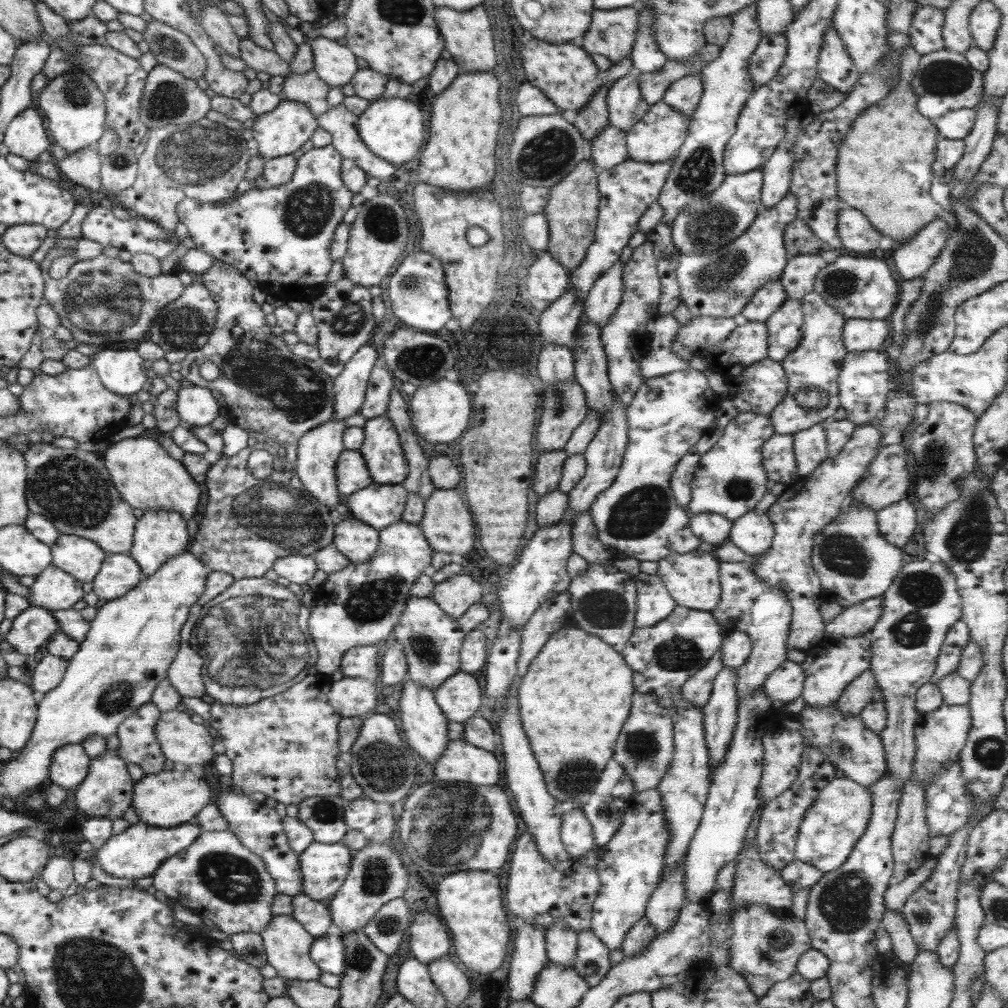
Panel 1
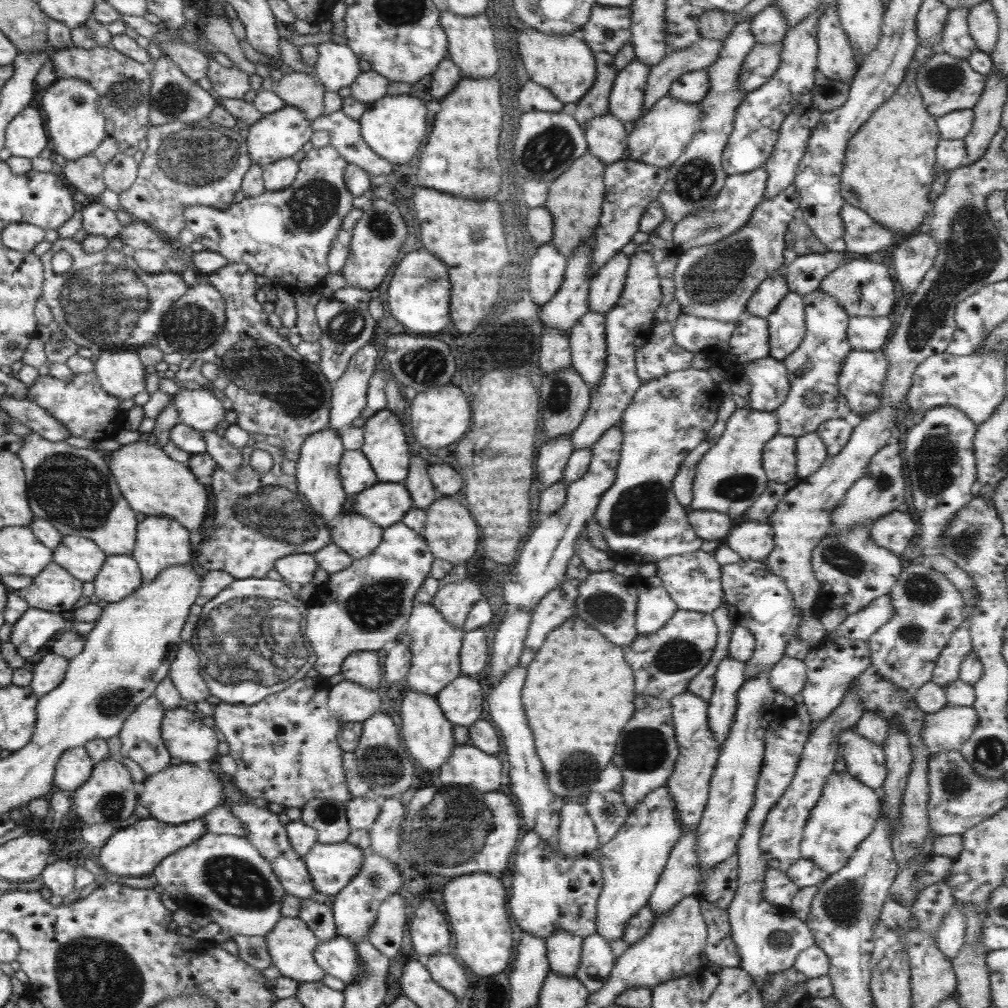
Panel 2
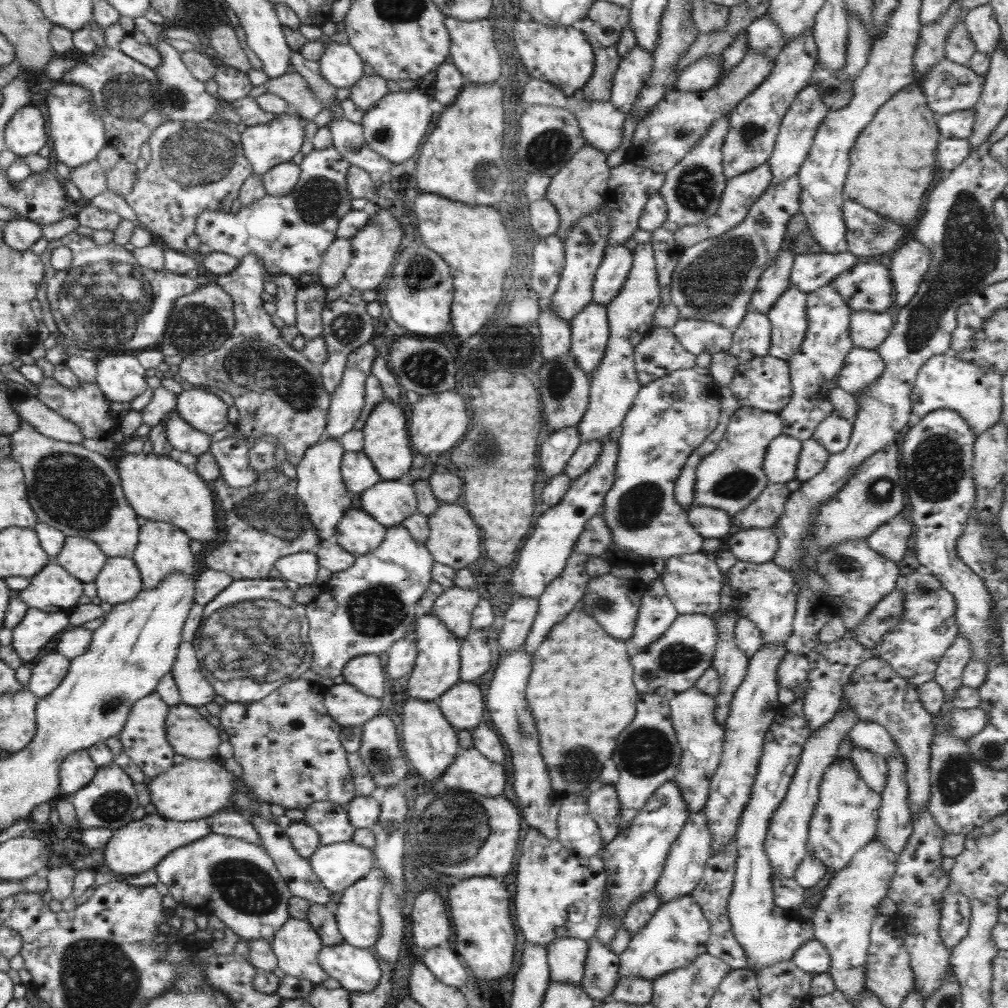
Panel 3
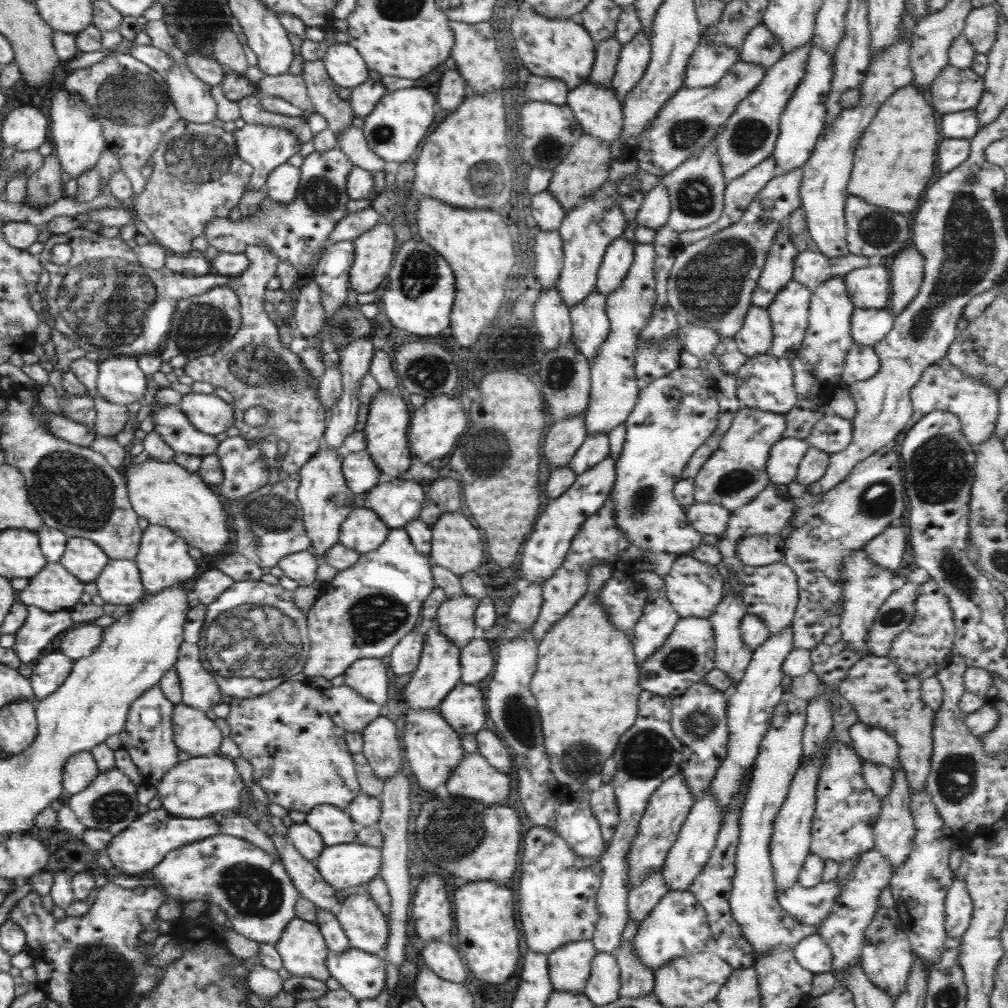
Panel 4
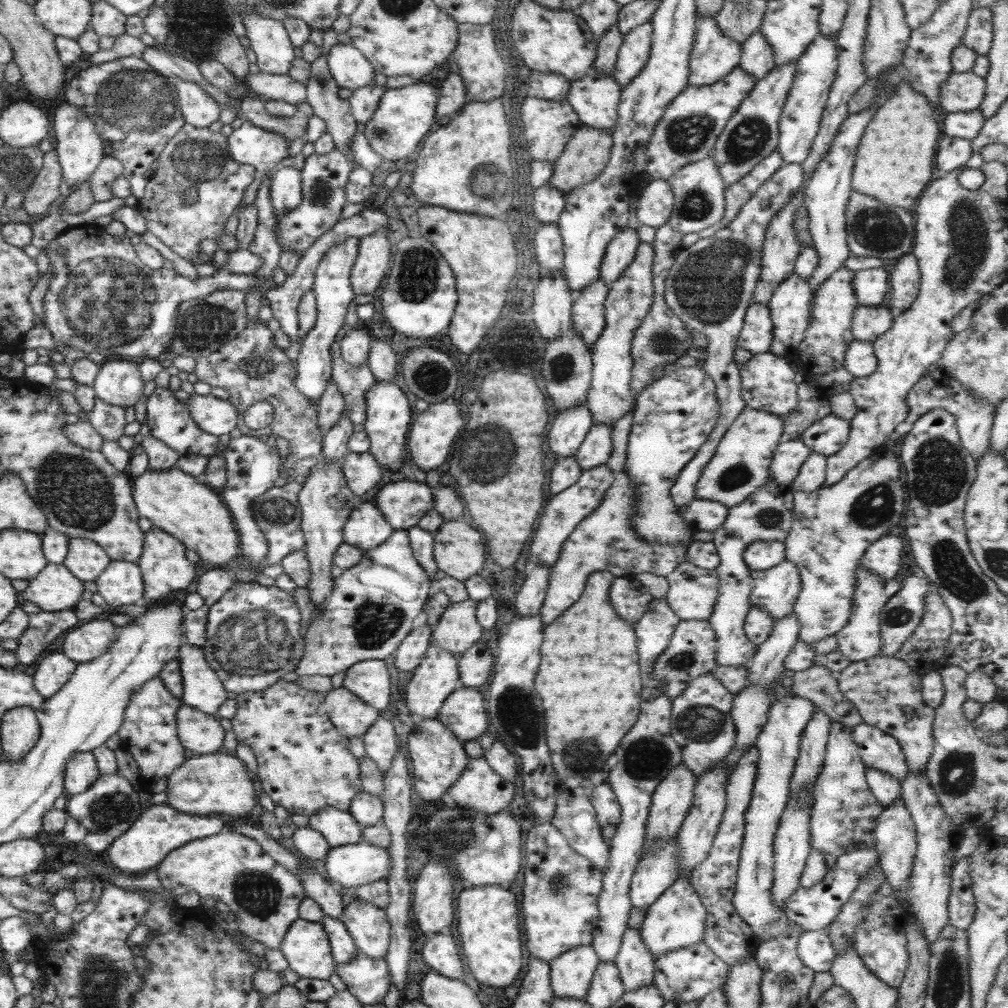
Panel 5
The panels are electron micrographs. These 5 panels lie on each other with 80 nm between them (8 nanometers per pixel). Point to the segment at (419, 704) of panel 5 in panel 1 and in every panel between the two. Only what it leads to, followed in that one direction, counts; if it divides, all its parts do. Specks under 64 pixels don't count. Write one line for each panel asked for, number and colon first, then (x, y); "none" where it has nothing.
1: (430, 641)
2: (434, 644)
3: (435, 669)
4: (438, 670)

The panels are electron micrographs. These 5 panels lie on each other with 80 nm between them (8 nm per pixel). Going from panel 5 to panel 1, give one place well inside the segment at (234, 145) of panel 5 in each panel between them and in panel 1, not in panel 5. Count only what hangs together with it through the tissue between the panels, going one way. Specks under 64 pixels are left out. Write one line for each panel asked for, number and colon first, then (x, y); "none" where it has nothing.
1: (281, 131)
2: (277, 135)
3: (264, 145)
4: (263, 148)

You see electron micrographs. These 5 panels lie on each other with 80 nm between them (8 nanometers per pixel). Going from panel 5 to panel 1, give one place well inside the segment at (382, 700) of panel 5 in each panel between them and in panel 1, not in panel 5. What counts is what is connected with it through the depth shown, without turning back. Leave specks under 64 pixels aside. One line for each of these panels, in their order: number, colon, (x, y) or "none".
1: (359, 661)
2: (361, 667)
3: (364, 672)
4: (367, 677)

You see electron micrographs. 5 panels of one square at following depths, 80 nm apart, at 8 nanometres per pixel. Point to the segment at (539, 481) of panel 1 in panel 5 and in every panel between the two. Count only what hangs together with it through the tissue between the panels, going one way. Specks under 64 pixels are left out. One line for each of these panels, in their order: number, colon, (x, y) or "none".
2: (552, 456)
3: (554, 451)
4: (563, 438)
5: (569, 426)

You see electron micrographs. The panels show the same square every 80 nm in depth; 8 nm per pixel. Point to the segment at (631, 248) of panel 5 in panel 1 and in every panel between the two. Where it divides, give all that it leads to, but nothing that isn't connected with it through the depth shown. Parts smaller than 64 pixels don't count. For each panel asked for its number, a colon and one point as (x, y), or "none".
1: (603, 298)
2: (605, 286)
3: (615, 264)
4: (618, 255)

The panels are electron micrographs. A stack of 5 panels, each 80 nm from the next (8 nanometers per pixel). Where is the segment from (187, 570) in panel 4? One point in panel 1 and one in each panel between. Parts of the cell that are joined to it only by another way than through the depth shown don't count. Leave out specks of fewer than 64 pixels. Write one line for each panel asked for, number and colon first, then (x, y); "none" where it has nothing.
1: (158, 535)
2: (160, 542)
3: (161, 549)

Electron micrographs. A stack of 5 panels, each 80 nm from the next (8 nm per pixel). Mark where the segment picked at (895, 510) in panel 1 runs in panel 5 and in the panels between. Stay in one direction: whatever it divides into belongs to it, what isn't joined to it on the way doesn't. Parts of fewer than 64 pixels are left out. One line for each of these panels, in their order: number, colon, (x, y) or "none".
2: (893, 531)
3: (890, 540)
4: (886, 550)
5: (882, 557)

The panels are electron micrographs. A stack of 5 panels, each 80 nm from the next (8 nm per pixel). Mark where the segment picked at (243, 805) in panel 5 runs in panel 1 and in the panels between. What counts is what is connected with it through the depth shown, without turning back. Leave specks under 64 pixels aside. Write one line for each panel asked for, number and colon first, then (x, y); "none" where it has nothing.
1: (169, 797)
2: (177, 794)
3: (193, 789)
4: (198, 787)

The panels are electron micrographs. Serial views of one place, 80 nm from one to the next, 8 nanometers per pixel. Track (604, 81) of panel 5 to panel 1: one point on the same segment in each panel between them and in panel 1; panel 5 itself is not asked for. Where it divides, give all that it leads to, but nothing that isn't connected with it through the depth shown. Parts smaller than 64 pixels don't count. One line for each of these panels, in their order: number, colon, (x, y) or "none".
1: (607, 148)
2: (605, 138)
3: (600, 124)
4: (597, 111)

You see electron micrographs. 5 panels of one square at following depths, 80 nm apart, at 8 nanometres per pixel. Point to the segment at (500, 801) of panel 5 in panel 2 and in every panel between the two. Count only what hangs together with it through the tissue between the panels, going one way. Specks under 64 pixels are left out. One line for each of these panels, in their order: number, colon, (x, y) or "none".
2: (466, 765)
3: (470, 771)
4: (474, 778)

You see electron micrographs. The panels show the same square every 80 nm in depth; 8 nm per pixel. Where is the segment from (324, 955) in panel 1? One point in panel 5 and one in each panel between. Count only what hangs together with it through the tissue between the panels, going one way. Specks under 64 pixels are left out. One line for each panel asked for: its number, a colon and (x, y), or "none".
2: (337, 958)
3: (355, 969)
4: (362, 975)
5: (367, 979)

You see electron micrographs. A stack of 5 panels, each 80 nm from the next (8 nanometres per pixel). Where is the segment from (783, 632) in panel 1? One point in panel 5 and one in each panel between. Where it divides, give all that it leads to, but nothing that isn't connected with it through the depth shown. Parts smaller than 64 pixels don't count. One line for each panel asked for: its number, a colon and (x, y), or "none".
2: (754, 598)
3: (764, 594)
4: (769, 592)
5: (774, 590)

